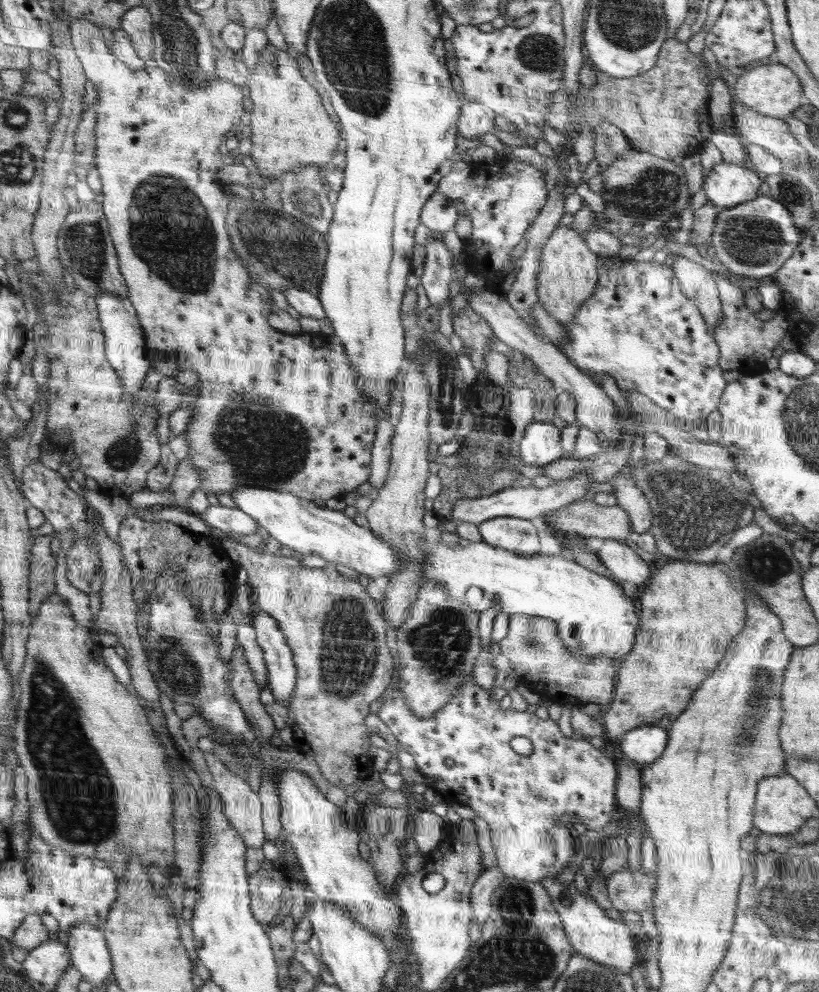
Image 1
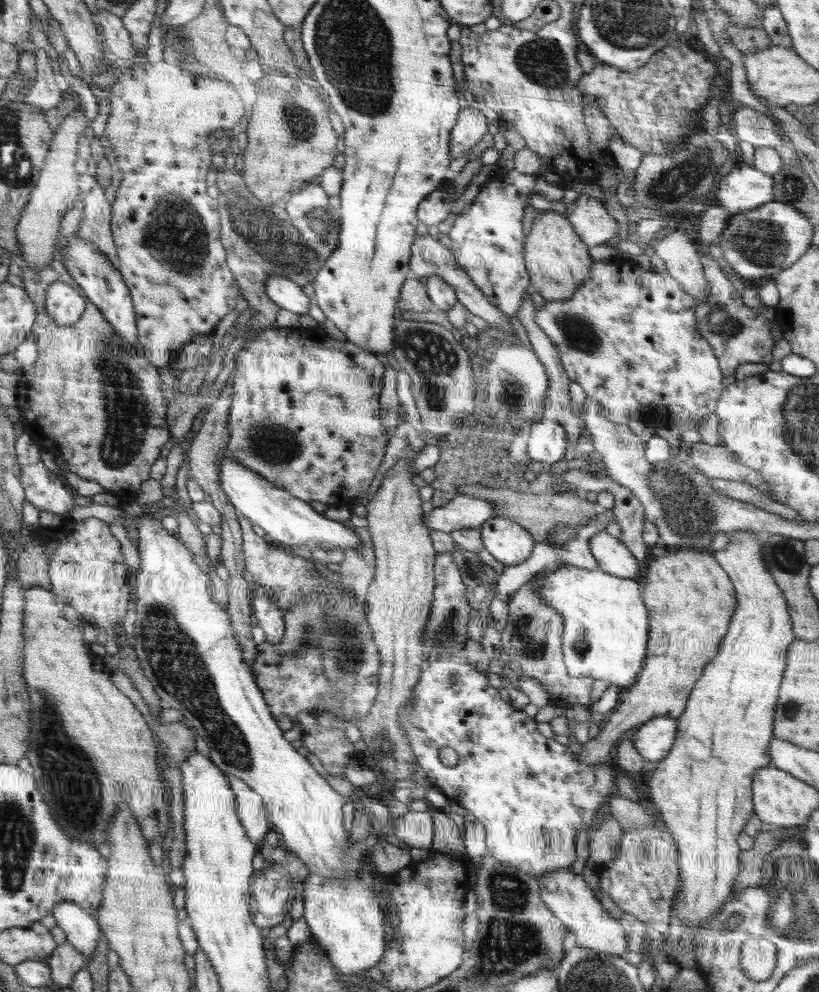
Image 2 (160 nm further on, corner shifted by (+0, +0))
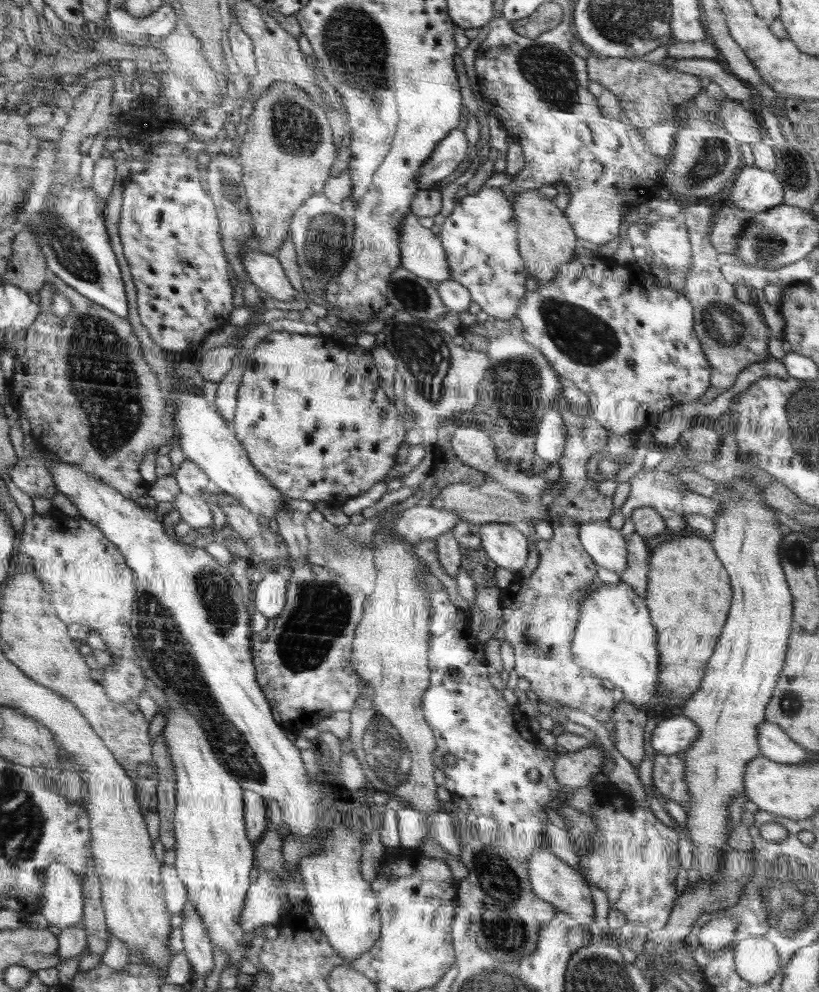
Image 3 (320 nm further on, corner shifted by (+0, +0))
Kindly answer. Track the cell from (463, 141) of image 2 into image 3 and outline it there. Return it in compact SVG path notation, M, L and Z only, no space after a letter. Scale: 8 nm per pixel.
M451 129L449 135L438 142L438 148L418 171L417 185L422 190L431 189L439 180L450 176L466 161L470 147L464 131Z

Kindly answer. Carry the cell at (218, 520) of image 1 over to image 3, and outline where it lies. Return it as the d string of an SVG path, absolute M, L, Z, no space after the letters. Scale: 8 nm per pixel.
M178 494L173 502L173 507L180 513L181 520L191 529L209 530L213 526L213 515L210 511L210 504L205 497L188 496Z

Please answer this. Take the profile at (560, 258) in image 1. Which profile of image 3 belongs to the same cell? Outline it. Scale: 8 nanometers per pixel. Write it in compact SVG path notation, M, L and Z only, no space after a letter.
M524 189L521 193L516 190L516 196L511 203L514 211L514 219L517 224L517 245L519 255L524 261L528 274L536 278L538 283L550 283L562 267L577 258L577 236L570 226L565 212L556 207L553 200L542 195L537 189Z

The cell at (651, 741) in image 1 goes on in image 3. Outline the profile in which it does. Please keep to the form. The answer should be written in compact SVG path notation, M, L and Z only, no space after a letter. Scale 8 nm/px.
M683 714L666 715L652 731L650 746L660 755L685 752L699 735L698 725Z

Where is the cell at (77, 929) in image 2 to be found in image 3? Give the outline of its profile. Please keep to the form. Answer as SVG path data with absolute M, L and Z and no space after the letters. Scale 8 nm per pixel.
M61 862L46 868L40 914L52 926L65 929L83 920L82 880Z

